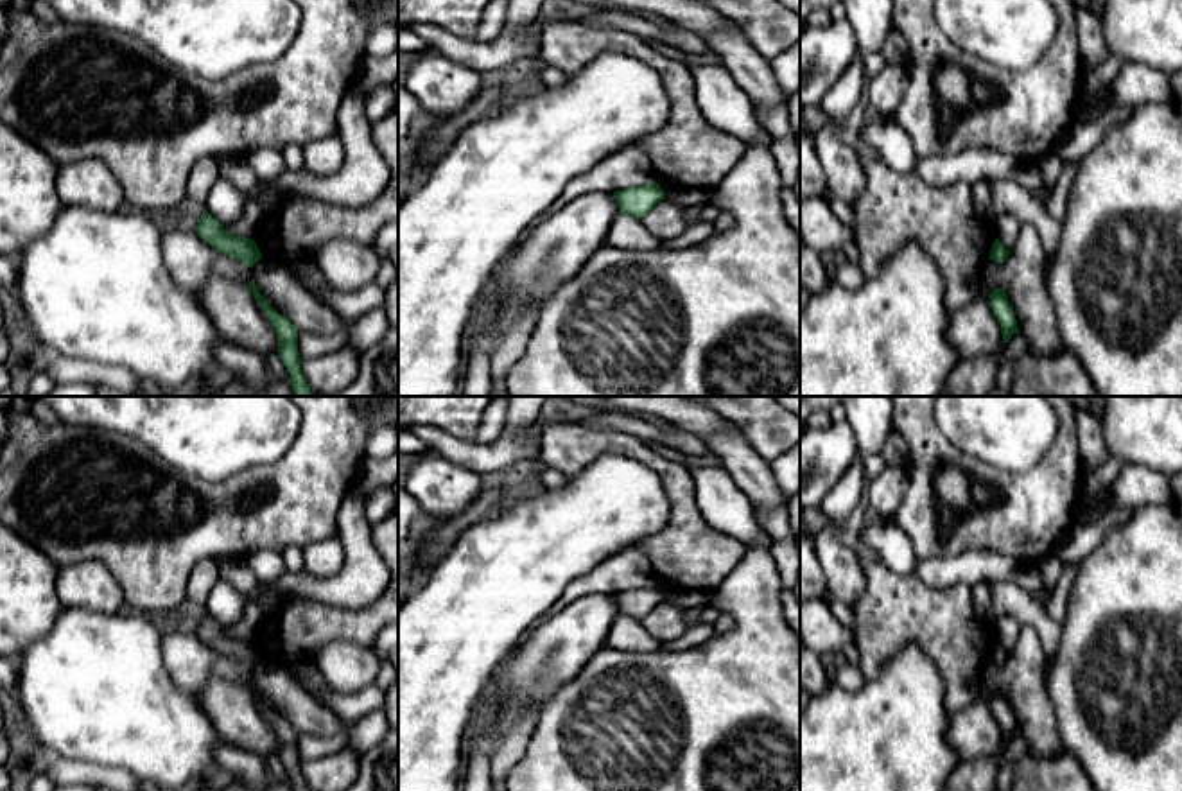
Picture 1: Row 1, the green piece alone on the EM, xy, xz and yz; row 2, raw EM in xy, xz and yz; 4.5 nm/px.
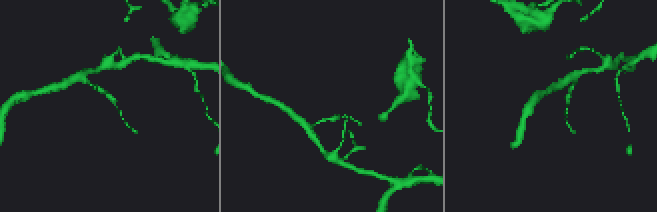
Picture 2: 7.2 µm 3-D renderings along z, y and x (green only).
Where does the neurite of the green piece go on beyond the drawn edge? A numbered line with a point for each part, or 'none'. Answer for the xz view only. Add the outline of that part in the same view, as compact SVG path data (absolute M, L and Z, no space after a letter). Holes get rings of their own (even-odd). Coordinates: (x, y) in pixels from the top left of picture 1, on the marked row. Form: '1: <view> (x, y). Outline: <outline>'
none

